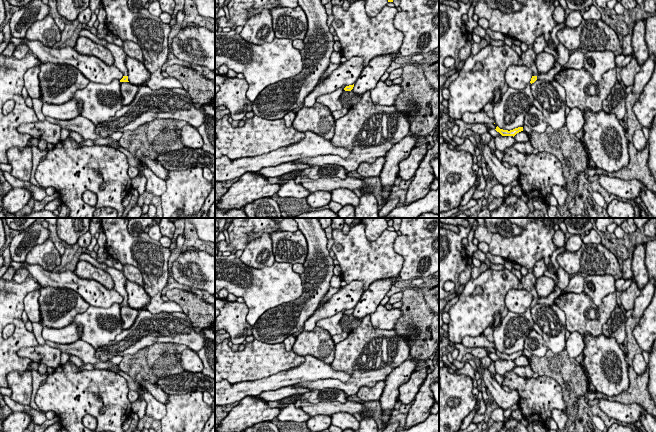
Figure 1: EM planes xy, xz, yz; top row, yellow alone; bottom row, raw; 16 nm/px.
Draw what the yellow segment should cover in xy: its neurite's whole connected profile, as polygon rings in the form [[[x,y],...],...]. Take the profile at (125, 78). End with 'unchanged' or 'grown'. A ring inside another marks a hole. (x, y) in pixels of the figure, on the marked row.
[[[107,43],[105,47],[111,52],[111,54],[114,57],[114,66],[116,66],[122,73],[123,78],[120,80],[120,82],[129,82],[128,81],[128,70],[125,65],[125,59],[127,57],[127,54],[124,52],[123,48],[120,46],[117,46],[114,43]]]; grown

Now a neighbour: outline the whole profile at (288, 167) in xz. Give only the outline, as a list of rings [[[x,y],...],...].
[[[287,162],[275,167],[265,167],[257,172],[258,175],[262,175],[264,177],[279,177],[283,174],[290,173],[292,171],[303,171],[309,167],[312,167],[305,163],[295,163],[295,162]]]

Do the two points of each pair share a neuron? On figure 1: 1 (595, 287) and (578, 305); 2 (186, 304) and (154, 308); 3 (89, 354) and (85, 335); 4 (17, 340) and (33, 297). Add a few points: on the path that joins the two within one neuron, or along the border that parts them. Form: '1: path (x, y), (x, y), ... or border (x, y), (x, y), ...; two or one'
1: border (583, 291), (596, 305), (610, 293); two
2: border (169, 300), (176, 303), (183, 311); two
3: border (79, 339), (88, 342), (95, 348); two
4: border (37, 290), (30, 291), (26, 295), (23, 310); two

